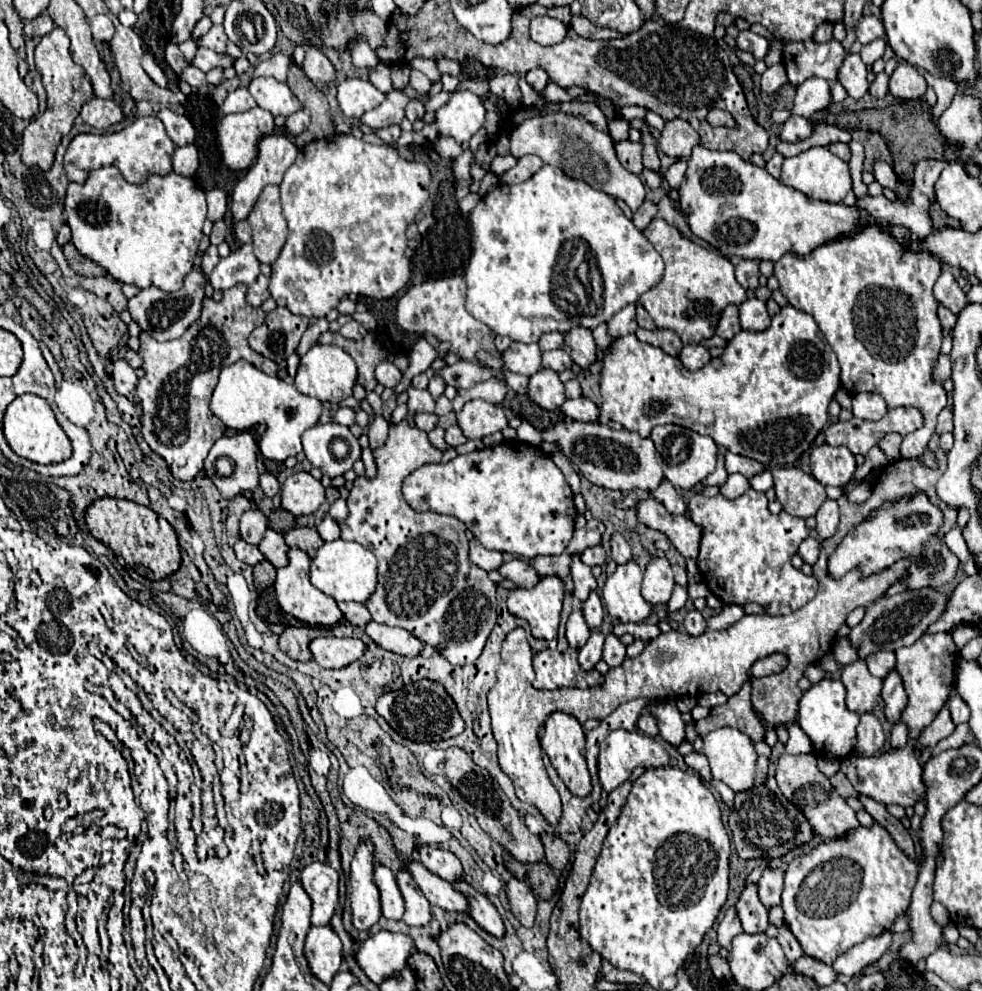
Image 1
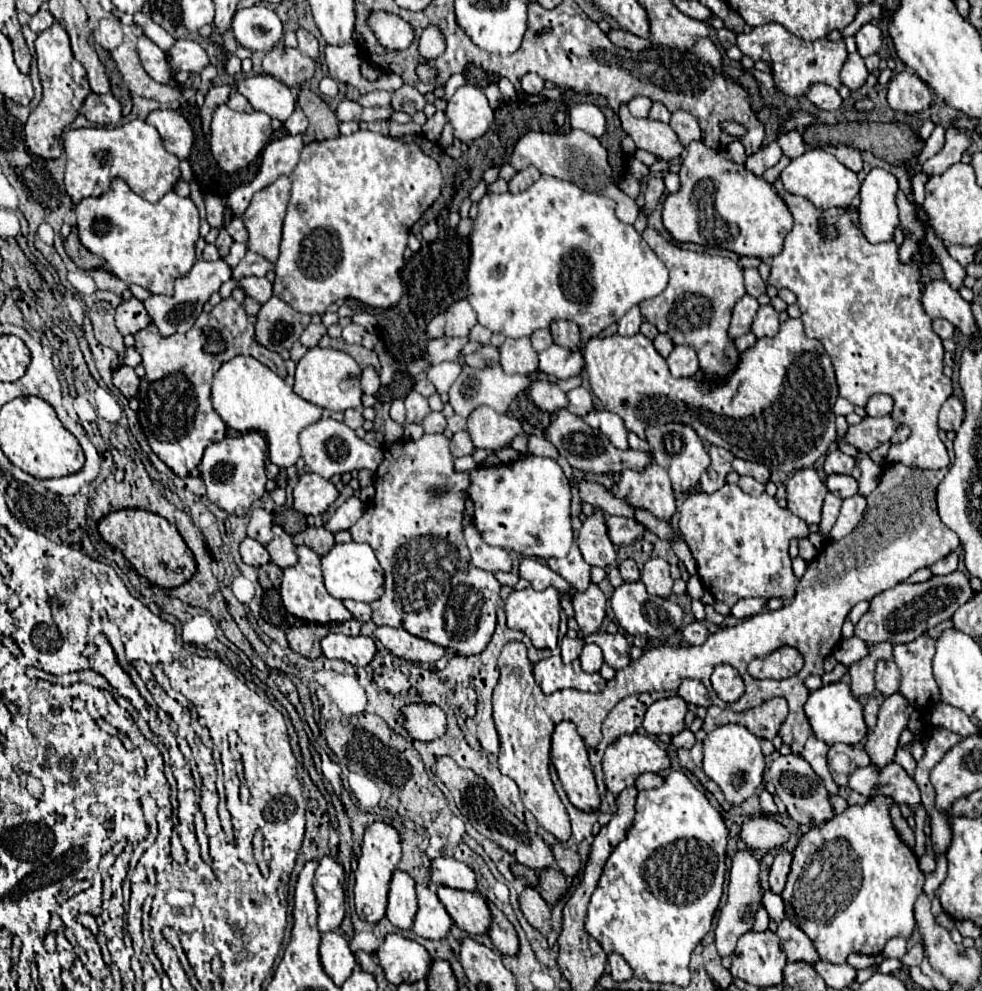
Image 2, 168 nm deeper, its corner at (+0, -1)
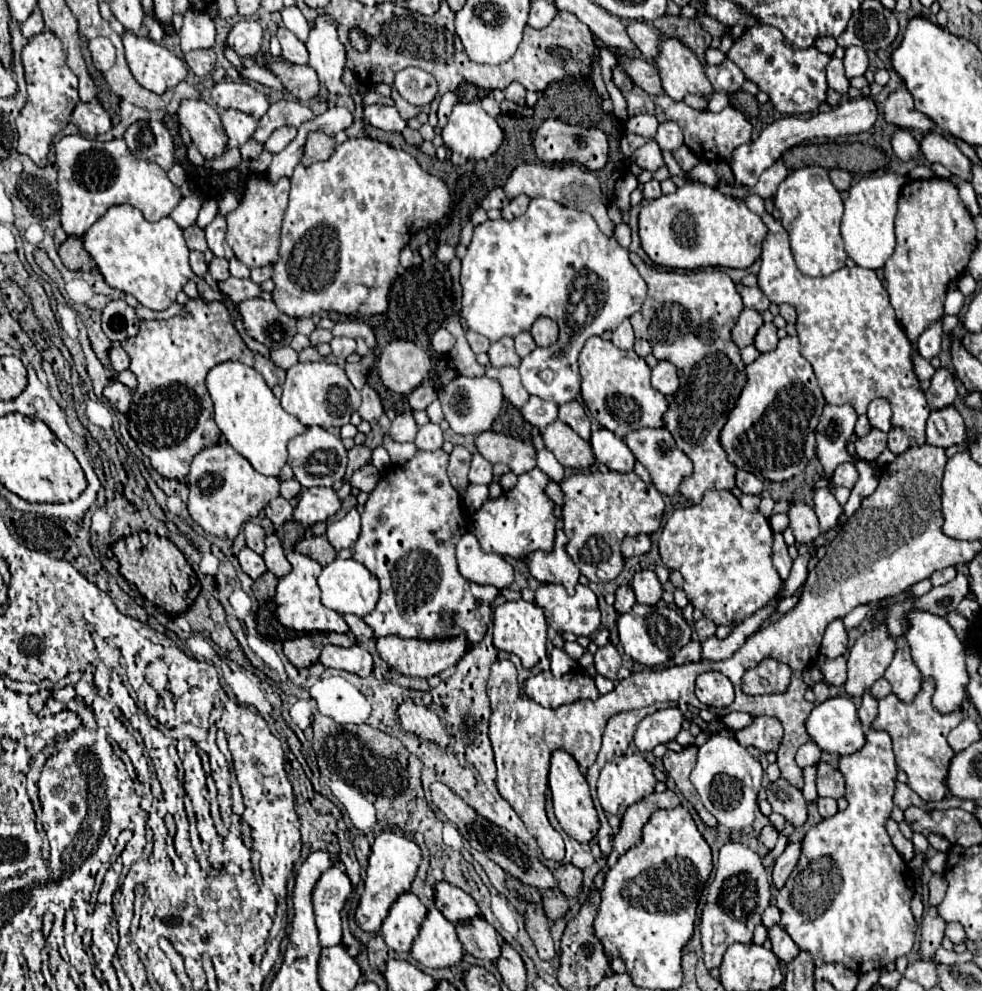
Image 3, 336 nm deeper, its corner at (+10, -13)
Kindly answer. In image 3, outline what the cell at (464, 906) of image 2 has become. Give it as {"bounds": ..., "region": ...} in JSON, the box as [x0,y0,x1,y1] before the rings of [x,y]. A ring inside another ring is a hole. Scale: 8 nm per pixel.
{"bounds":[456,916,502,962],"region":[[[482,916],[474,918],[474,922],[458,922],[456,930],[460,942],[464,944],[464,950],[474,958],[490,962],[496,962],[500,958],[502,938]]]}

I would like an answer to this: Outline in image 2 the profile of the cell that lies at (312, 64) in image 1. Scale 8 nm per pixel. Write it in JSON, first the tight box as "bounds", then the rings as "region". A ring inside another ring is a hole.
{"bounds":[296,28,320,62],"region":[[[302,28],[296,30],[296,36],[298,36],[298,50],[300,50],[304,56],[308,56],[308,58],[312,58],[314,62],[318,62],[320,46],[318,46],[316,36],[310,34],[308,30],[302,30]]]}

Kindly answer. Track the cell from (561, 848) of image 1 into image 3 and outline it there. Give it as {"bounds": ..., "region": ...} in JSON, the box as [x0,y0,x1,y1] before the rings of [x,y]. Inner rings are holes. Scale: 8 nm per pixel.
{"bounds":[554,864,582,898],"region":[[[558,864],[558,868],[554,868],[554,876],[558,880],[558,888],[568,898],[578,898],[582,888],[582,870],[572,864]]]}

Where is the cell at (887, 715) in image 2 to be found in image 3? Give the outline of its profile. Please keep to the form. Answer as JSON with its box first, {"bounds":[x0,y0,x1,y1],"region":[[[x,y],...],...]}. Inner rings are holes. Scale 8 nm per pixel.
{"bounds":[776,730,918,974],"region":[[[870,730],[866,744],[852,756],[838,758],[838,770],[846,780],[848,808],[832,818],[822,820],[802,840],[802,856],[792,870],[786,886],[776,898],[776,906],[782,910],[780,926],[792,936],[800,950],[814,954],[814,964],[840,962],[852,972],[866,974],[880,970],[896,958],[908,954],[914,946],[918,924],[910,912],[910,900],[914,896],[914,878],[908,864],[896,852],[890,836],[884,828],[894,808],[892,796],[896,788],[896,762],[892,752],[892,740],[886,732]]]}

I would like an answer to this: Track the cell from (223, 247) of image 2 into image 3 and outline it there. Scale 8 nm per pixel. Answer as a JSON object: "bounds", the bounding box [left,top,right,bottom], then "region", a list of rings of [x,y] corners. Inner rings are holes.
{"bounds":[208,258,230,282],"region":[[[214,258],[214,260],[210,262],[208,272],[210,272],[210,274],[212,274],[212,278],[214,278],[214,280],[218,280],[218,282],[222,282],[222,280],[230,278],[228,260],[226,260],[226,258]]]}

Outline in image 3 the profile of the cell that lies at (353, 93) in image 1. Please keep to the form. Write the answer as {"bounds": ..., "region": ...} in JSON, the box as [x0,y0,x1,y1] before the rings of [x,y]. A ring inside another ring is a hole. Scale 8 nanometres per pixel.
{"bounds":[364,104,406,132],"region":[[[374,104],[364,108],[364,118],[380,130],[390,130],[390,132],[402,132],[406,128],[406,122],[398,114],[394,106],[384,106],[384,104]]]}

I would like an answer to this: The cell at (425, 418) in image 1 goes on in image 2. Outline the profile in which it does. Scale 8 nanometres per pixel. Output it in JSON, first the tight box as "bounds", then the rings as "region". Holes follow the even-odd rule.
{"bounds":[422,412,446,434],"region":[[[430,412],[430,414],[424,418],[422,426],[424,426],[424,432],[428,432],[428,434],[444,432],[444,428],[446,428],[446,418],[442,416],[442,412]]]}

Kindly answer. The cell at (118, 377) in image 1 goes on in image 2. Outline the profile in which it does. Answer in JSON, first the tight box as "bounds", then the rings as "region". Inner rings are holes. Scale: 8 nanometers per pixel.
{"bounds":[112,366,140,398],"region":[[[120,366],[120,368],[114,372],[112,384],[114,384],[126,398],[132,398],[132,396],[136,396],[136,392],[138,392],[140,378],[136,376],[136,372],[134,372],[130,366]]]}

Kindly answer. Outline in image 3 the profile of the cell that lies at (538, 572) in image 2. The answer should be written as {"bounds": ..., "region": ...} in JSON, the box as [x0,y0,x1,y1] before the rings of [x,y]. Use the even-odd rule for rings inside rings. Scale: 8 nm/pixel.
{"bounds":[536,584,600,636],"region":[[[542,584],[536,590],[536,604],[558,632],[592,636],[600,626],[598,598],[588,586],[578,584],[574,596],[570,596],[560,584]]]}

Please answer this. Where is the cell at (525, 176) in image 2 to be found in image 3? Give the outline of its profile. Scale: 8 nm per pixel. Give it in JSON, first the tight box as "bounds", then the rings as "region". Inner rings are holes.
{"bounds":[502,196,530,220],"region":[[[518,196],[518,198],[510,200],[510,204],[508,204],[508,206],[502,210],[504,220],[514,220],[514,218],[522,216],[522,214],[526,212],[528,204],[530,204],[530,198],[526,198],[526,196]]]}

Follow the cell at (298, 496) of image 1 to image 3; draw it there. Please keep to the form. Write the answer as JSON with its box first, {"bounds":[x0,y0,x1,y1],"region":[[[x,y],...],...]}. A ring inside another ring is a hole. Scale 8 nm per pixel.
{"bounds":[294,488,342,524],"region":[[[304,488],[294,510],[294,520],[302,524],[316,524],[334,516],[342,506],[334,488]]]}

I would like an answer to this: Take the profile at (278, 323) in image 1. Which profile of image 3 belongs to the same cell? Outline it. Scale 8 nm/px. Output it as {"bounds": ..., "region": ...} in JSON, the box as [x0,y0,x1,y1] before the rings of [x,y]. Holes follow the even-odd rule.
{"bounds":[238,298,296,350],"region":[[[252,298],[238,302],[246,334],[262,342],[268,350],[288,346],[296,334],[296,318],[280,312],[272,300]]]}

